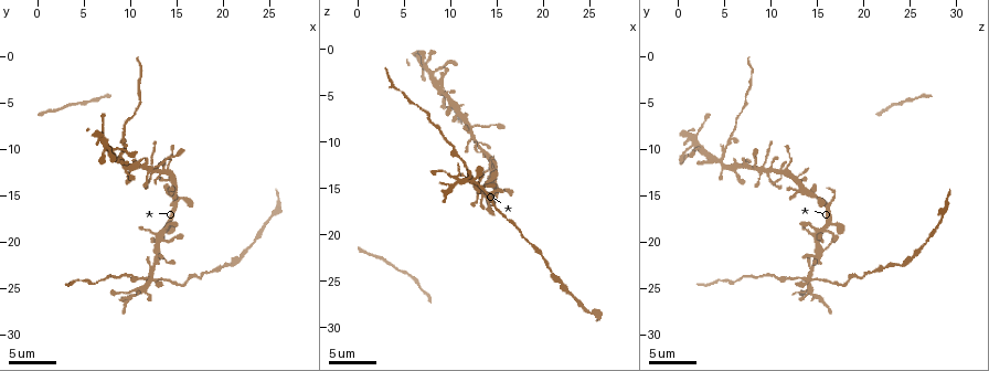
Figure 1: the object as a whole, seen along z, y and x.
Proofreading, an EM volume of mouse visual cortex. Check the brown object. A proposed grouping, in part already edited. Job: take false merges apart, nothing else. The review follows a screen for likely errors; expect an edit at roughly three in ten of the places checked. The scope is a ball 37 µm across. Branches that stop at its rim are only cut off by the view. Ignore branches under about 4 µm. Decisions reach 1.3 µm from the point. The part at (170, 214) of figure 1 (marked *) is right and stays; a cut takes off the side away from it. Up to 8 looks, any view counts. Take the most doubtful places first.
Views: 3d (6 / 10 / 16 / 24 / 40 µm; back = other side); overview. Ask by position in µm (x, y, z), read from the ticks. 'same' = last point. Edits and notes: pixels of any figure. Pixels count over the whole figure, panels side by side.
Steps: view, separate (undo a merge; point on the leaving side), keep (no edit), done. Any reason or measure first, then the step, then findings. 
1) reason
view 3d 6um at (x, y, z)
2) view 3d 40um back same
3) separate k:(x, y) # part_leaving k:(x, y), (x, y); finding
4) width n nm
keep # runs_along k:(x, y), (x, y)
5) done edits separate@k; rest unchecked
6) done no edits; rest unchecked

looks like a crossing
view 3d 10um at (12.8, 24.4, 14.0)

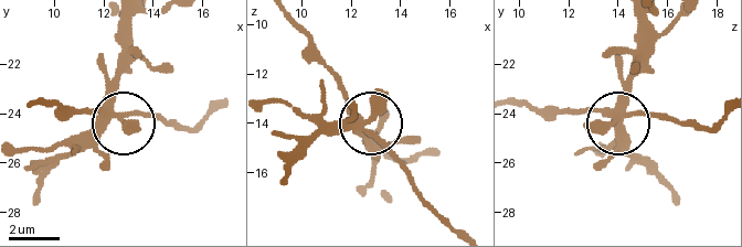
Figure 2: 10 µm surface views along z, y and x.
keep # runs_along 2:(645, 23), (645, 61), (619, 118), (559, 111); all the same neuron

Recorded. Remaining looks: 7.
arms part here
view 3d 16um at (8.6, 11.2, 4.6)

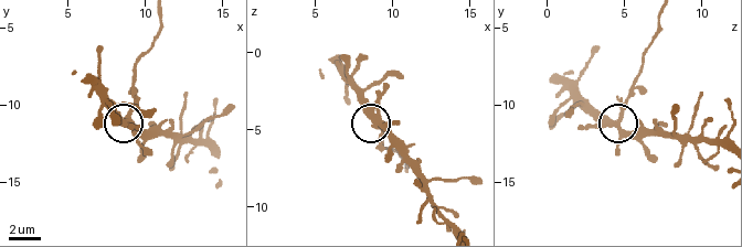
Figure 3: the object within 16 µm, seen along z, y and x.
side_arm 8 um
separate 3:(134, 92) # part_leaving 3:(129, 113), (138, 58), (155, 39), (160, 19); two neurons meet here

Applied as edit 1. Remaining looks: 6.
view overview

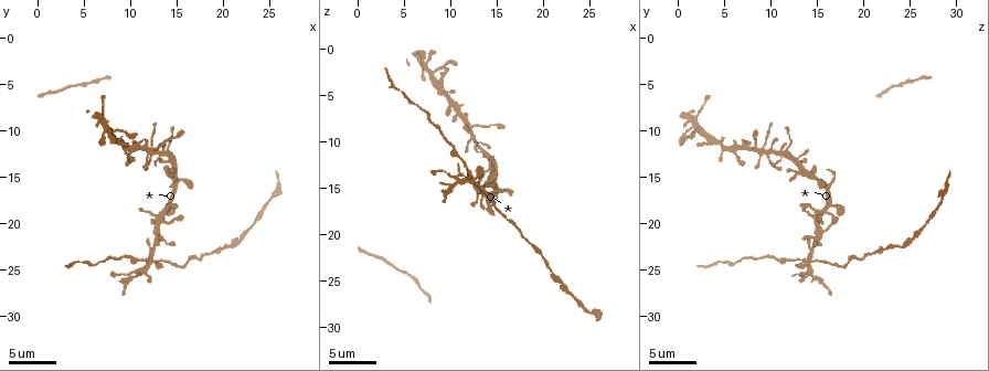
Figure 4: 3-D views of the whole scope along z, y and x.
looks like a crossing
view 3d 6um at (12.2, 12.0, 8.0)

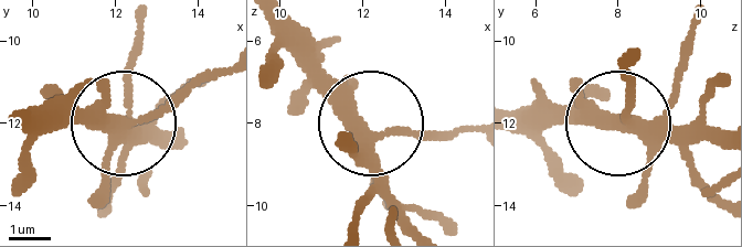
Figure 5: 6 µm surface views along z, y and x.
keep # runs_along 5:(721, 147), (626, 126), (626, 66); one neuron here

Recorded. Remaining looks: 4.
sudden change in width
view 3d 16um at (20.4, 22.4, 23.6)

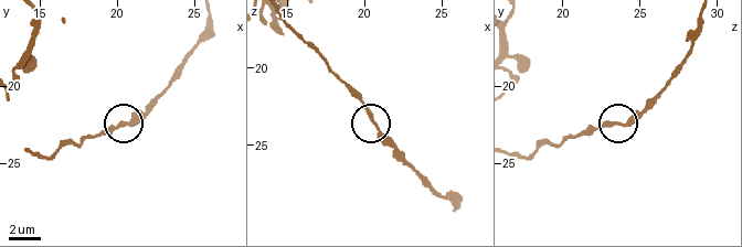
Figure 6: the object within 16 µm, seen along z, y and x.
separate 6:(147, 113) # part_leaving 6:(134, 121), (172, 79), (208, 20); two neurons meet here

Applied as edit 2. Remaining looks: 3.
done edits separate@3, separate@6; rest unchecked

